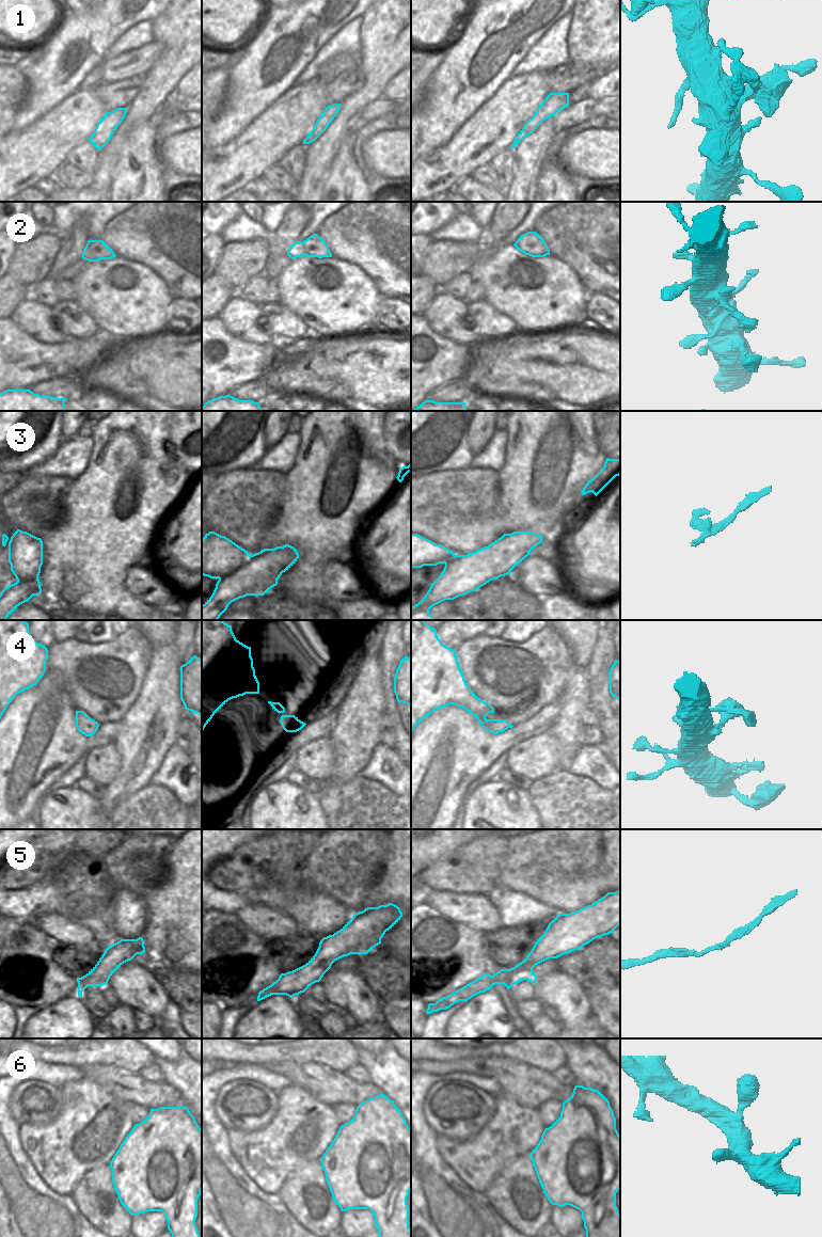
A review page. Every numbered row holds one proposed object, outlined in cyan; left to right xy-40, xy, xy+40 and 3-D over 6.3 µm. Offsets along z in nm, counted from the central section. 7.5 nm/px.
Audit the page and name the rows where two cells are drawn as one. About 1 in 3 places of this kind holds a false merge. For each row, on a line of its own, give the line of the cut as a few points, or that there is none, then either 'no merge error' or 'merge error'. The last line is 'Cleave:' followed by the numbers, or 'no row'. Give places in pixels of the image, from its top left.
1: no cut | no merge error
2: no cut | no merge error
3: xy (250, 555), (235, 571), (219, 580) | merge error
4: no cut | no merge error
5: no cut | no merge error
6: xy (325, 1170), (329, 1172), (329, 1187) | merge error
Cleave: 3, 6

